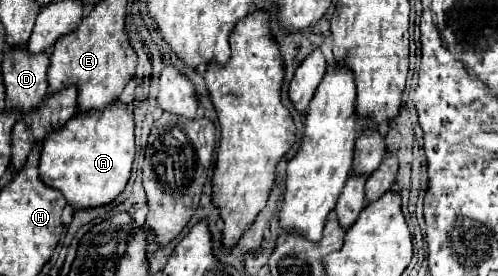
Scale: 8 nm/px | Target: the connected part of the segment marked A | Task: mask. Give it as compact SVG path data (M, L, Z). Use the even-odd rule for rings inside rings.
M113 102L107 110L99 110L95 114L77 112L61 130L45 138L39 178L49 188L59 190L75 212L111 204L123 192L131 176L135 158L133 128L135 122L131 106L119 102Z

